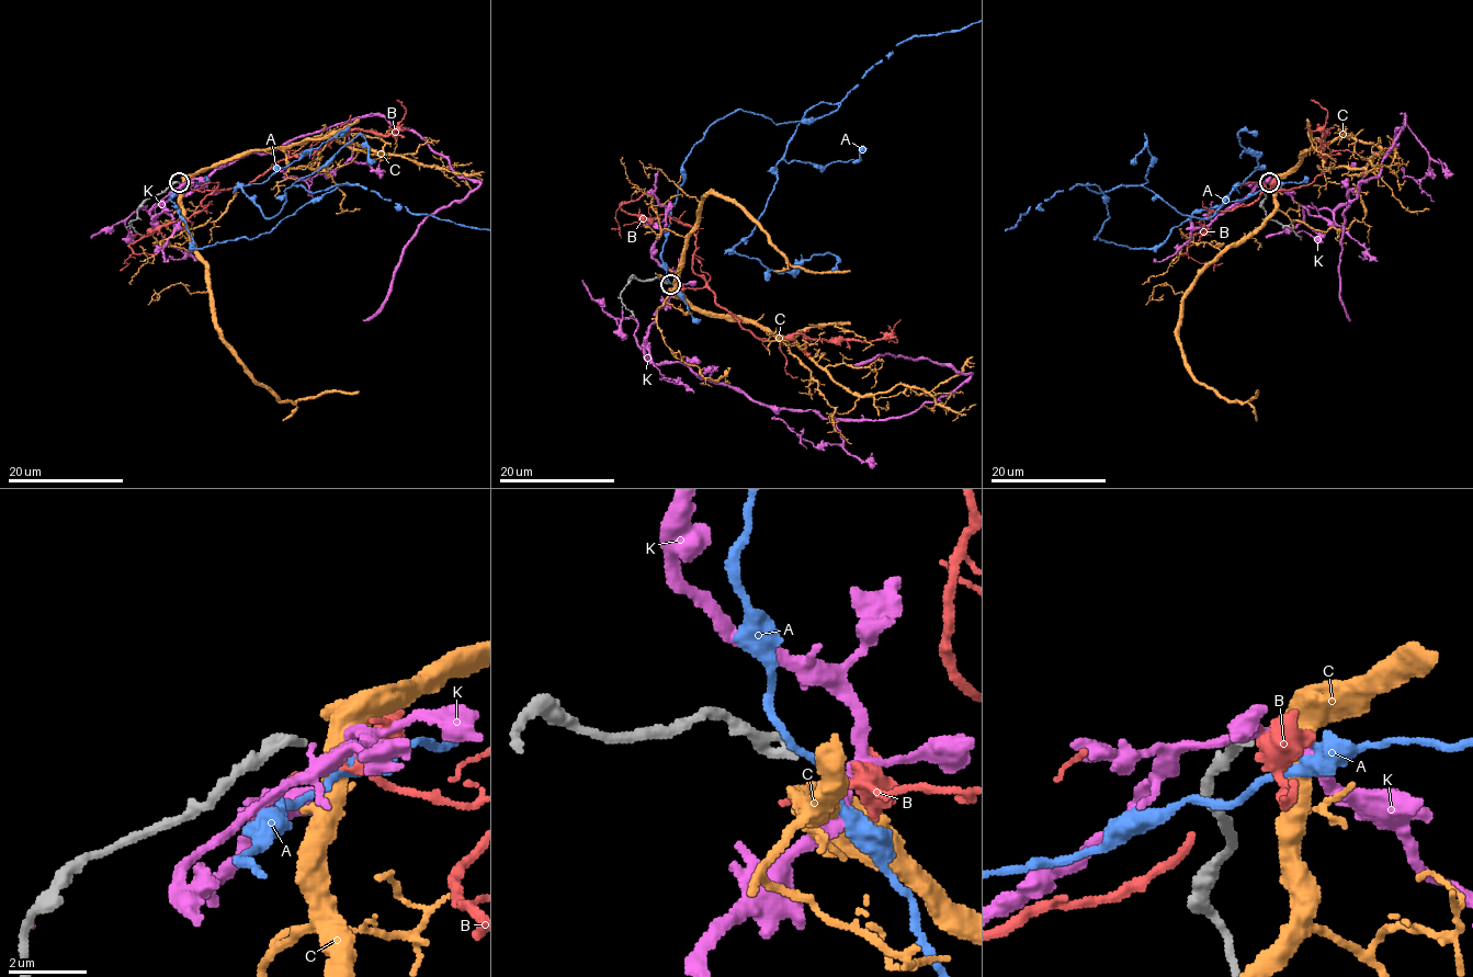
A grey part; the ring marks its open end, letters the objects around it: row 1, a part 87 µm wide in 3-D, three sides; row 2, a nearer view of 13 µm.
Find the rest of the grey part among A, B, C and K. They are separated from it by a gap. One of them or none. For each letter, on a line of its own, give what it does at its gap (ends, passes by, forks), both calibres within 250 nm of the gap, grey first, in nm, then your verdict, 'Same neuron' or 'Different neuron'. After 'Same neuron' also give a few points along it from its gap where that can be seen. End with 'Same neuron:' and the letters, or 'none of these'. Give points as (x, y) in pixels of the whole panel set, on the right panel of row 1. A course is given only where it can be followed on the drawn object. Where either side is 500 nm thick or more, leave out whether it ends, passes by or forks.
A: It passes by. Thickness 280 nm (grey) against 170 nm. Different neuron
B: It ends there. Thickness 280 nm (grey) against 140 nm. Different neuron
C: Thickness 280 nm (grey) against 500 nm. Different neuron
K: It forks there. Thickness 280 nm (grey) against 240 nm. Different neuron
Same neuron: none of these

